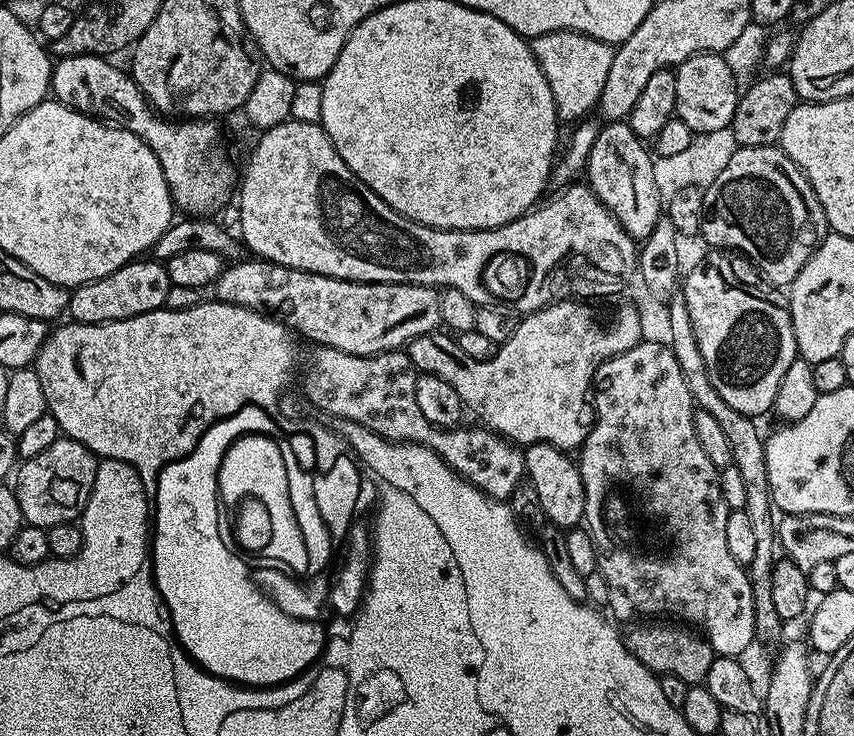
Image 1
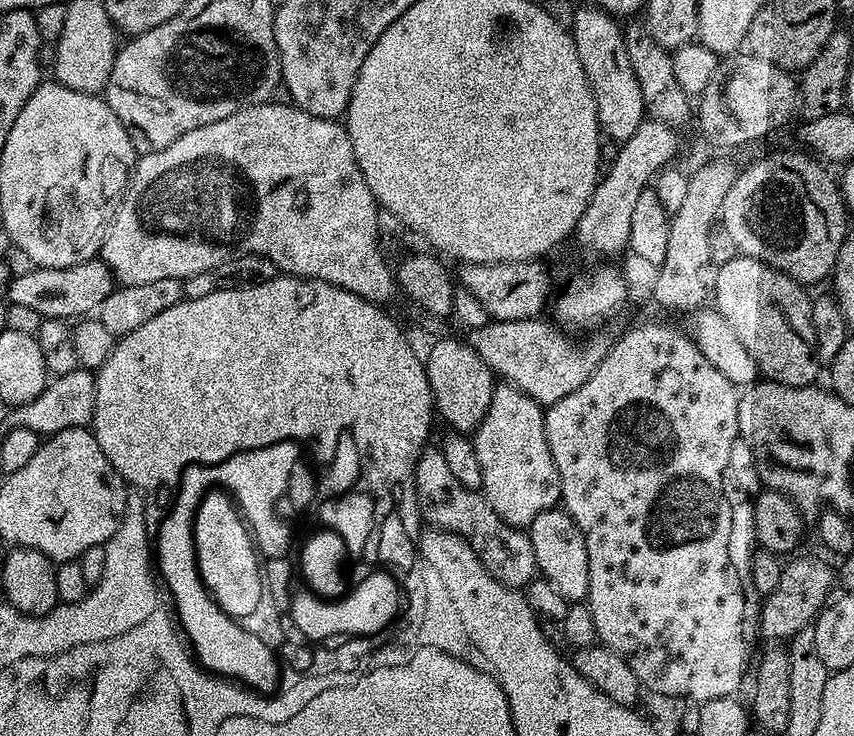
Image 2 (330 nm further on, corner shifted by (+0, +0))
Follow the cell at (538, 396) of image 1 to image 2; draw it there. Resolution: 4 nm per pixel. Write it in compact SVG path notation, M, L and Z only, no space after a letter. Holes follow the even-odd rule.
M497 383L492 389L486 418L471 437L482 466L482 495L498 518L512 528L527 529L546 510L557 507L560 479L544 429L545 409L513 384Z

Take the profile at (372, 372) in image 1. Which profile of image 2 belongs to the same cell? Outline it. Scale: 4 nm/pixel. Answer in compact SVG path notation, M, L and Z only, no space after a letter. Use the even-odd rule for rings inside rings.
M433 446L428 455L420 455L416 463L416 499L420 501L420 515L425 525L441 528L441 533L461 536L472 547L484 569L498 582L517 590L529 585L538 576L534 546L527 531L512 528L484 499L479 491L462 486L446 466L439 447Z

